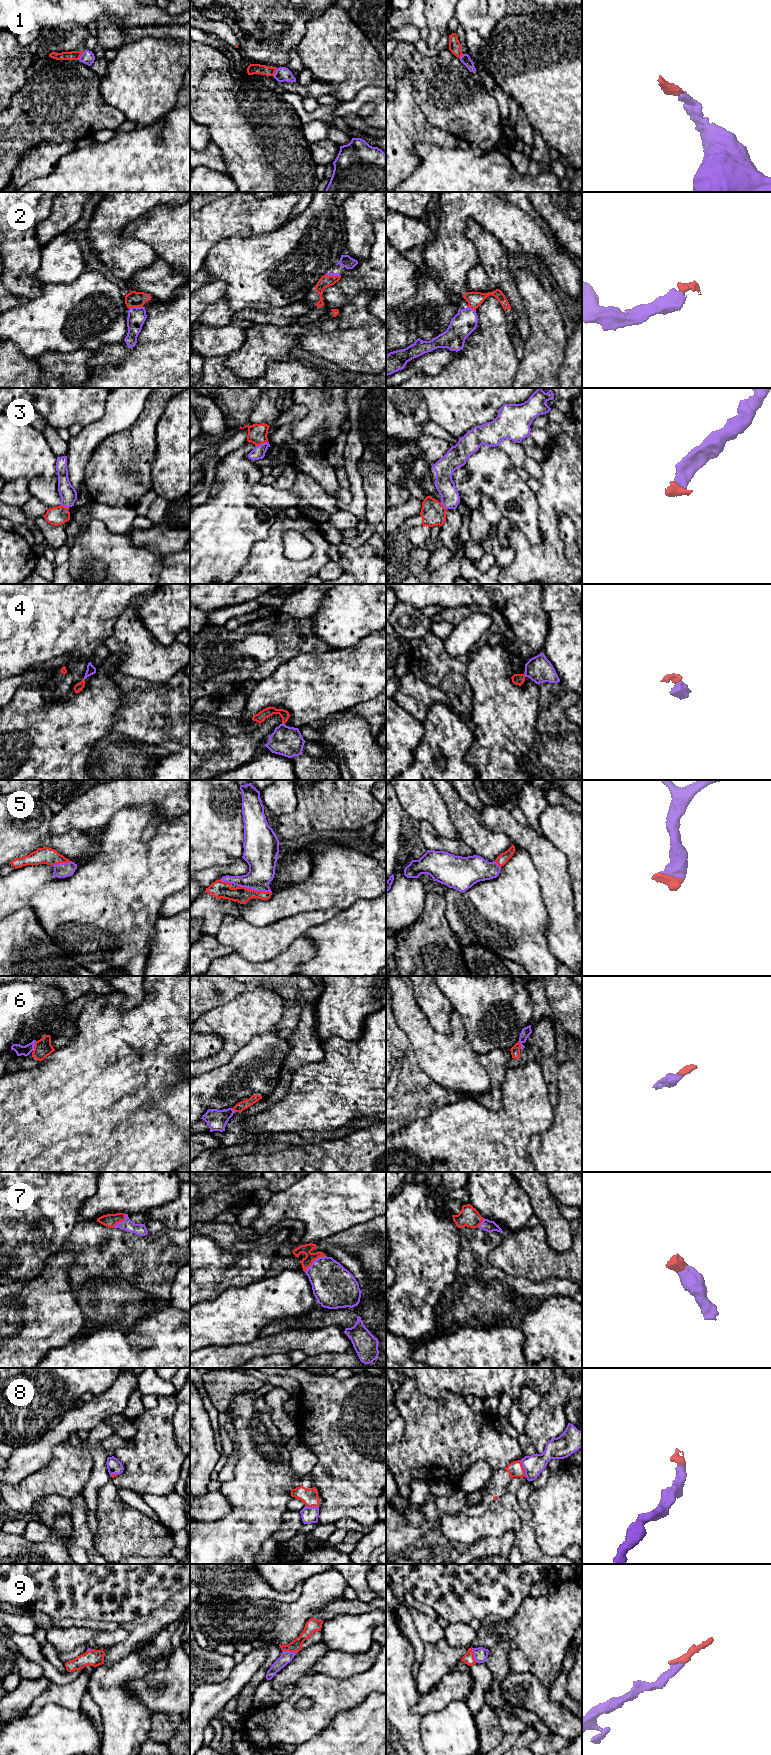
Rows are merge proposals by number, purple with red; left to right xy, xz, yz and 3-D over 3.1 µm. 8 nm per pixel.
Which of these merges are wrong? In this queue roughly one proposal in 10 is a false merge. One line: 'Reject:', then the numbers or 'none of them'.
Reject: none of them

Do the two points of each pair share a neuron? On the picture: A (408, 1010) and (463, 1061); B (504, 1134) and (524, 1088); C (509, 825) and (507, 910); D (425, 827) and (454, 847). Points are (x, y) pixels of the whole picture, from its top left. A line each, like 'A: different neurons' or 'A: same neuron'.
A: same neuron
B: same neuron
C: different neurons
D: same neuron

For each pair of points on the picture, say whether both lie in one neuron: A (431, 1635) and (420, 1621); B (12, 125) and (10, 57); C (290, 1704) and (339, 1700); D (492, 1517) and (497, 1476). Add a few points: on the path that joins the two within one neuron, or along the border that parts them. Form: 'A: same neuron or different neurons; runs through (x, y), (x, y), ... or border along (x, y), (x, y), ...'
A: same neuron; runs through (429, 1632), (423, 1624)
B: different neurons; border along (25, 81), (13, 95), (10, 104)
C: same neuron; runs through (301, 1692), (325, 1692), (327, 1694)
D: different neurons; border along (506, 1488), (498, 1498)

